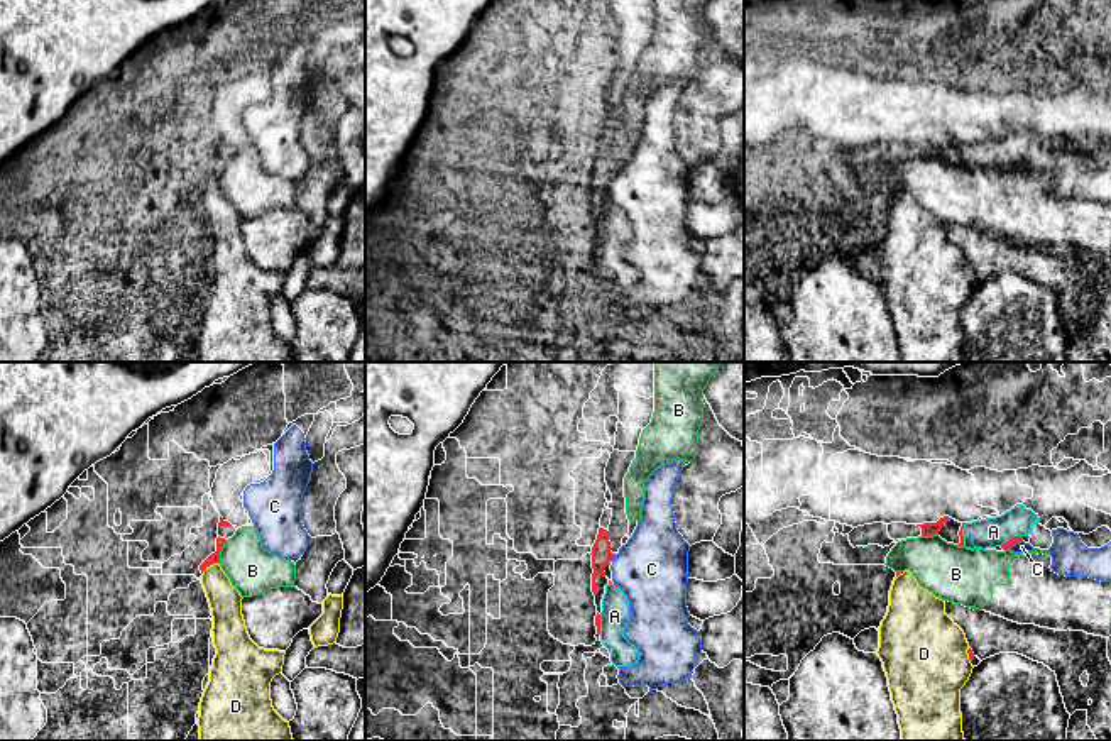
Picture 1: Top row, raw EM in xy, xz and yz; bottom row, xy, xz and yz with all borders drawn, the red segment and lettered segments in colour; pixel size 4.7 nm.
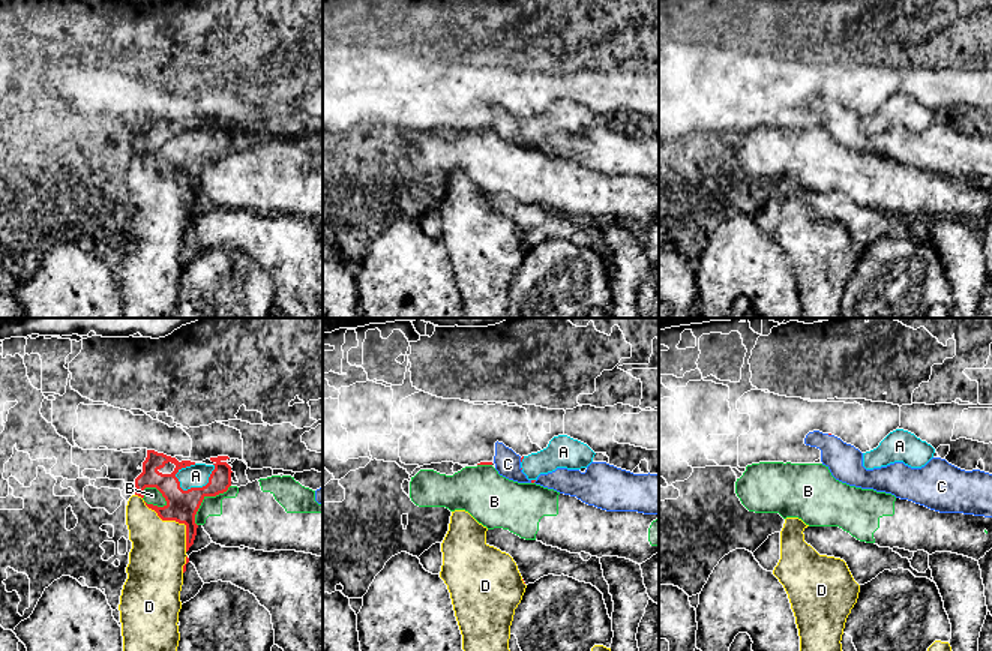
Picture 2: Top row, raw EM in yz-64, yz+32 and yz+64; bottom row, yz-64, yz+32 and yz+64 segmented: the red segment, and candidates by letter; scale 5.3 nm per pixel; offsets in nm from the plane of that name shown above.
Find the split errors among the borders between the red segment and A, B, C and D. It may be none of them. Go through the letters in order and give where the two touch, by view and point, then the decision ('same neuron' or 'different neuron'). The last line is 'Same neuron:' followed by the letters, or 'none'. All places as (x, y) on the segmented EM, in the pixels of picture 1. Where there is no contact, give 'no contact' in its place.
A: contact yz (961, 535); same neuron
B: contact xy (220, 550); different neuron
C: contact xz (612, 557); different neuron
D: contact xy (210, 564); same neuron
Same neuron: A, D

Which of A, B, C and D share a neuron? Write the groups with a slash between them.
A D / B / C

